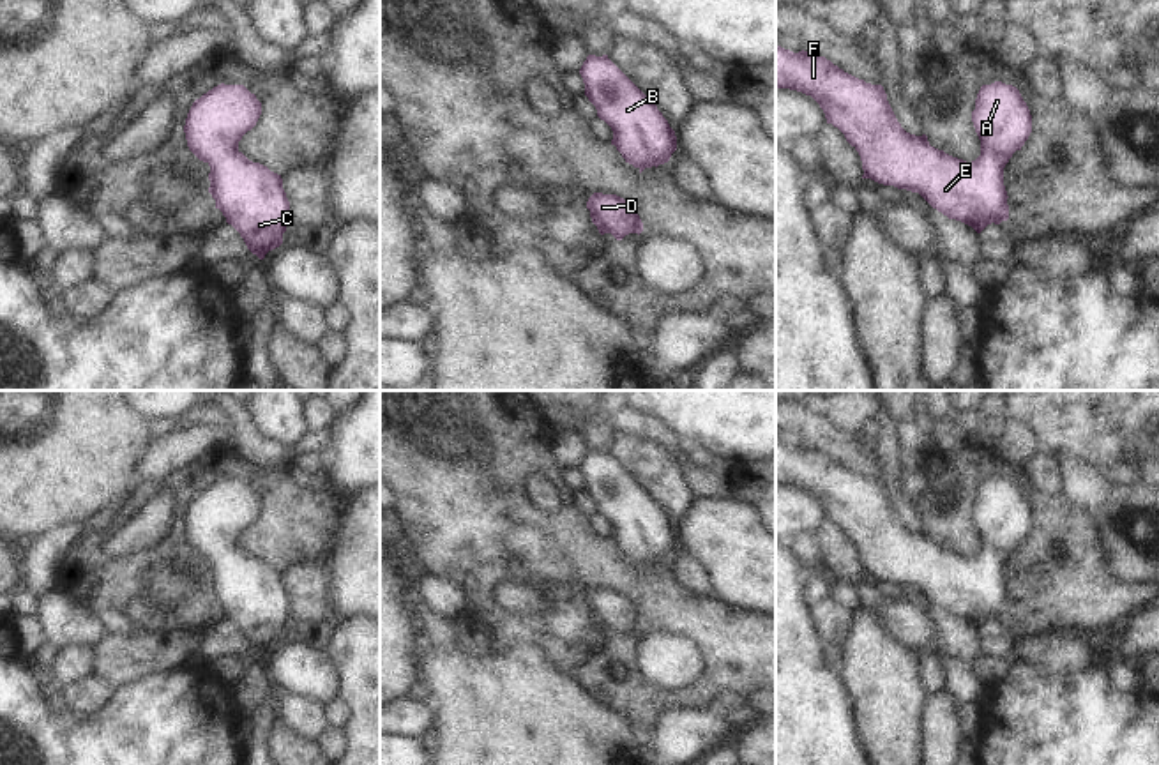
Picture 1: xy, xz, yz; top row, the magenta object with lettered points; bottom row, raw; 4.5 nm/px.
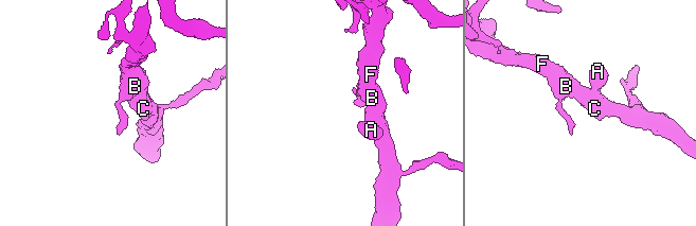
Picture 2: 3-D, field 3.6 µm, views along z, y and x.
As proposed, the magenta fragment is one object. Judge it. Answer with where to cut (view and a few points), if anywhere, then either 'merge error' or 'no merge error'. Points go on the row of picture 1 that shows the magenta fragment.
no cut | no merge error

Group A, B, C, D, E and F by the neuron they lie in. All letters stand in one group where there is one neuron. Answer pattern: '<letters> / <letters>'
A B C D E F

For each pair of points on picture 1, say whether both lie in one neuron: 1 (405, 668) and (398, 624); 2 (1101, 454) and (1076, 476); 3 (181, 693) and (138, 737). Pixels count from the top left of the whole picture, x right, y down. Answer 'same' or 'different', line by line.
1: same
2: different
3: same

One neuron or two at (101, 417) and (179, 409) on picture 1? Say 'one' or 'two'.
two

